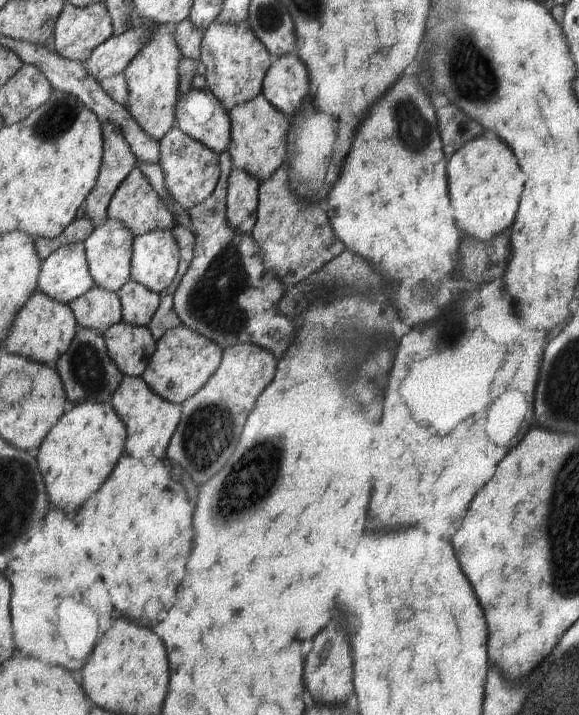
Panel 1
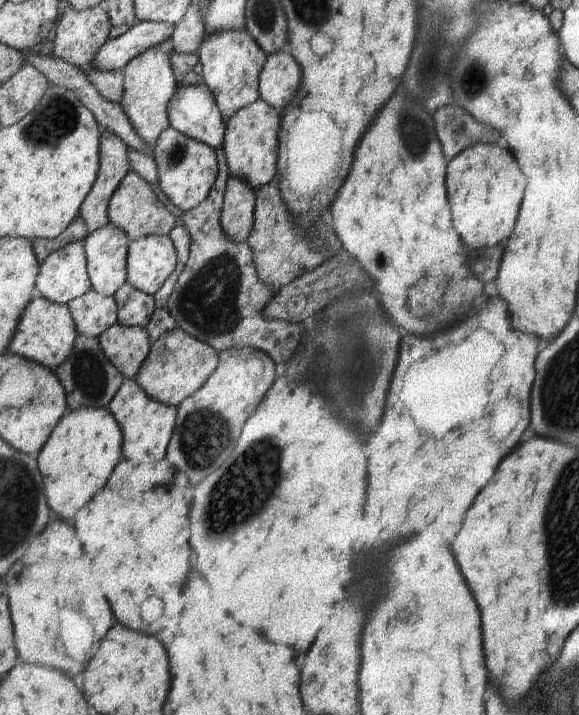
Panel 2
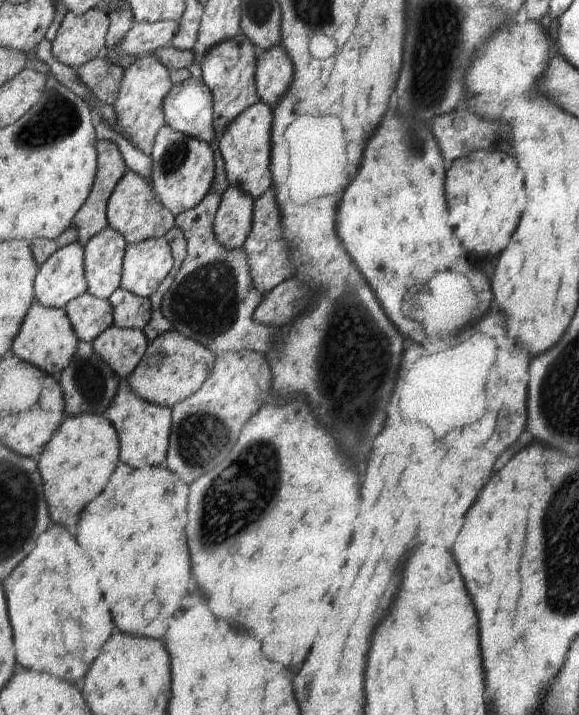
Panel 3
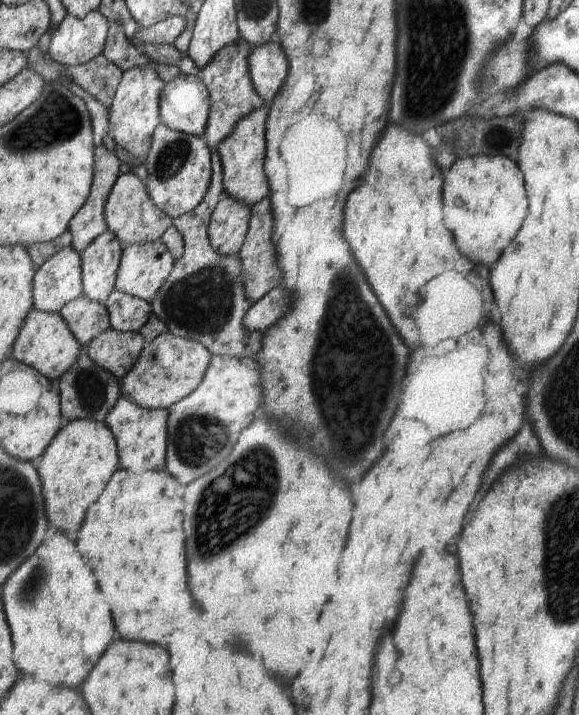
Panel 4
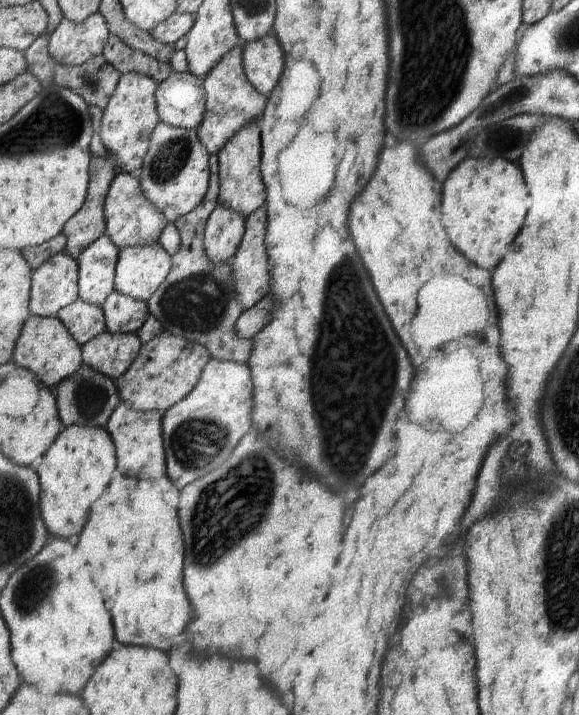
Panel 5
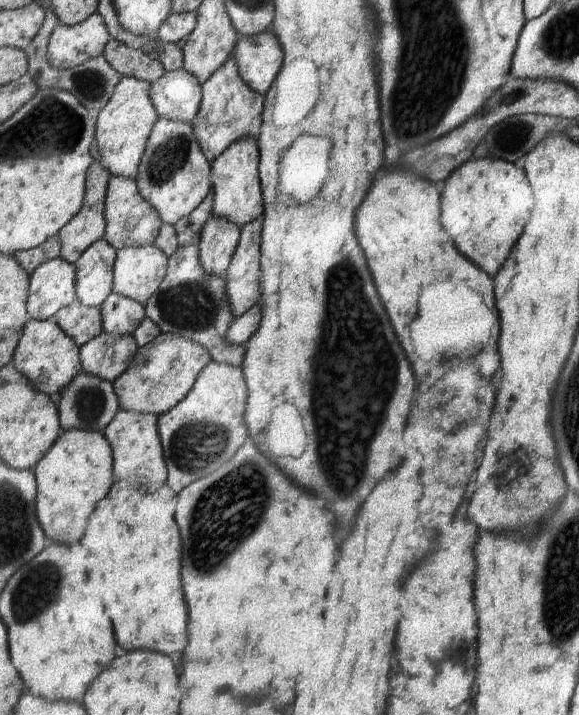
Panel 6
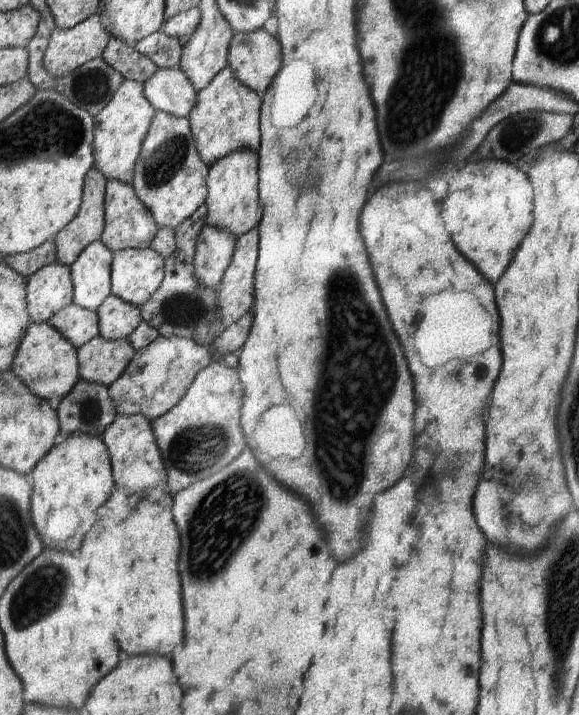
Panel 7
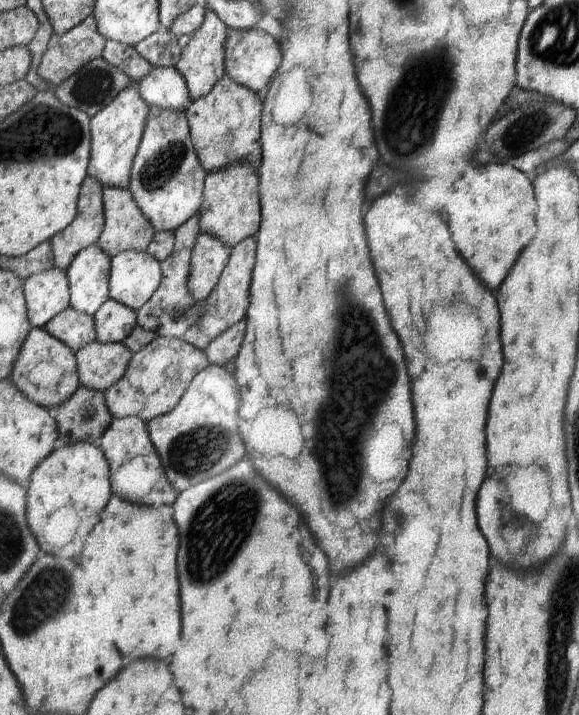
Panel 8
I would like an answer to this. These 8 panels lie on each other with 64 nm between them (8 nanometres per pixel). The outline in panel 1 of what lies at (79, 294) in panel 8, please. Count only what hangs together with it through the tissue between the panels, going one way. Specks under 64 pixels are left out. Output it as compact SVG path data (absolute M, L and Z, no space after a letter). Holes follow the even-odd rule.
M109 218L103 226L96 228L86 240L91 276L95 279L97 286L118 293L131 280L131 258L134 254L135 237L123 222Z

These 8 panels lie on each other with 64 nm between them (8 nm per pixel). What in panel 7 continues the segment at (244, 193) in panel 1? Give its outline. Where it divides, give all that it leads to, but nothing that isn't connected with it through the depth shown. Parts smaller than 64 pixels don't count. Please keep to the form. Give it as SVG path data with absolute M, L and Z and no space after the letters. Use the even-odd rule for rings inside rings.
M205 225L198 238L195 276L205 288L217 288L231 266L238 238L216 226Z

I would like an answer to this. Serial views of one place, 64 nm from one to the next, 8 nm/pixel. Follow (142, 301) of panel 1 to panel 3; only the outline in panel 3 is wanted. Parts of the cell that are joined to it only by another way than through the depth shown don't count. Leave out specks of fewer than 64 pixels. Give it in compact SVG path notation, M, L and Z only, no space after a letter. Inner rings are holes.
M122 286L109 298L114 306L114 325L124 329L144 330L151 322L154 306L150 298L141 298Z

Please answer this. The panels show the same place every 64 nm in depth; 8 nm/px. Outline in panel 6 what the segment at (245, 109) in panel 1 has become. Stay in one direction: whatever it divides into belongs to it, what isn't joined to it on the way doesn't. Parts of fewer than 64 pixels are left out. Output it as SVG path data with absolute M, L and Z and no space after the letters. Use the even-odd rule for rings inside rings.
M251 137L241 138L239 142L234 142L225 154L215 159L212 163L211 174L211 188L215 190L215 216L227 218L239 228L245 228L247 224L264 216L266 205L260 179L260 156L258 139Z

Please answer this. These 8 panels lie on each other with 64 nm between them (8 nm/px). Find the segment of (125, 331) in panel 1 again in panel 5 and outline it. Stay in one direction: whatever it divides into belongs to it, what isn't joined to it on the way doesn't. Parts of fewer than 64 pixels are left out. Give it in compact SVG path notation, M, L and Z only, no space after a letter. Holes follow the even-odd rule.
M105 331L82 345L83 360L93 370L119 380L137 360L142 345L137 333L113 334Z

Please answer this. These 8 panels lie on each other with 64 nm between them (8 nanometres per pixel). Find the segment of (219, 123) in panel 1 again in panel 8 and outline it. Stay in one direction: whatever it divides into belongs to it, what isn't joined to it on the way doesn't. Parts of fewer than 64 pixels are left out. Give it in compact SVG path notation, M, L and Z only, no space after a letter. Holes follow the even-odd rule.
M154 67L138 89L147 104L163 110L185 111L191 104L185 78L176 67Z

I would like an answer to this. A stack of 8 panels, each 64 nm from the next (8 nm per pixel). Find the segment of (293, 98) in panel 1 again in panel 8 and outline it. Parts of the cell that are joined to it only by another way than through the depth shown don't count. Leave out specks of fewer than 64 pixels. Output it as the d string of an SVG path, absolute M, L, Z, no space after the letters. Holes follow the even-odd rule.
M227 28L226 76L235 79L235 82L257 92L267 88L275 72L281 68L283 57L283 47L271 34L253 28L243 30Z

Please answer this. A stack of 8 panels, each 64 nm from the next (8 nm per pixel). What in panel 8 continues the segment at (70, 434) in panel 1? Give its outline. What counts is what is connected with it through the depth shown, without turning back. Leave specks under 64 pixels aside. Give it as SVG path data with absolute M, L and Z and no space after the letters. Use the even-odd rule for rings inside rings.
M72 442L69 446L58 445L51 456L43 462L43 466L39 465L39 468L35 470L35 478L31 477L27 485L29 522L31 522L31 530L35 530L35 536L39 538L39 544L45 552L55 554L55 556L67 556L67 558L75 558L83 552L87 536L101 520L101 510L113 498L109 470L110 462L103 452L103 447L99 443L92 442Z

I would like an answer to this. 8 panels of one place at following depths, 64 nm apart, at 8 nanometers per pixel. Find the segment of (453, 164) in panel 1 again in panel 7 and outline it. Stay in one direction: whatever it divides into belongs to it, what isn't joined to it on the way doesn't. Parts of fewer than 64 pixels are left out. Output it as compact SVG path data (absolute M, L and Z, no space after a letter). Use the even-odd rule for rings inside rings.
M479 160L463 168L453 178L451 194L445 198L445 202L443 220L447 222L447 230L451 230L451 238L455 238L459 250L463 250L463 254L467 254L467 258L471 258L471 262L475 262L475 266L479 266L479 270L483 270L491 282L497 282L505 274L517 248L533 224L533 186L527 174L503 160Z

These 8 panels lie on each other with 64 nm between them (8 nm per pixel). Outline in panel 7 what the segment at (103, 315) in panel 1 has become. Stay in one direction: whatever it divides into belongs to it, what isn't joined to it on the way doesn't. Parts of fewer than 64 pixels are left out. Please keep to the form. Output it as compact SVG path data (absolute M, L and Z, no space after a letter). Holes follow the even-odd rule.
M74 302L56 314L50 323L74 344L75 348L81 348L100 336L99 313Z

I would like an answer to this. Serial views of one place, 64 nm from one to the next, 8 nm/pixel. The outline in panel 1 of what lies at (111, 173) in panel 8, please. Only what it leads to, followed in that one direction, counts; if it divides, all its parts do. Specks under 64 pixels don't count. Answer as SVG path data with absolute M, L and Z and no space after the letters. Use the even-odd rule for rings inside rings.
M133 7L129 20L131 20L131 29L153 28L155 34L149 38L149 42L143 46L143 50L135 56L133 62L130 62L123 72L130 90L127 108L133 114L133 118L139 122L139 126L151 138L159 141L177 125L175 108L177 108L181 96L179 90L179 62L182 61L184 54L179 48L178 39L175 38L175 27L170 24L155 24L151 20L145 20L145 18L136 14L135 7Z

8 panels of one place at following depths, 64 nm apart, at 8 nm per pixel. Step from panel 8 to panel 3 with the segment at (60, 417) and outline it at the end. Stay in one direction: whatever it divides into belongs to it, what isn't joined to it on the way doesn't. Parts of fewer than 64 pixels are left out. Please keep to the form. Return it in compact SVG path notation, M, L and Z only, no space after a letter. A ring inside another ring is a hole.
M79 341L78 353L71 360L71 366L67 366L58 376L59 384L63 387L63 394L66 395L66 414L69 417L81 416L81 414L102 414L114 404L118 397L119 389L123 379L115 374L107 362L95 352L93 342Z

